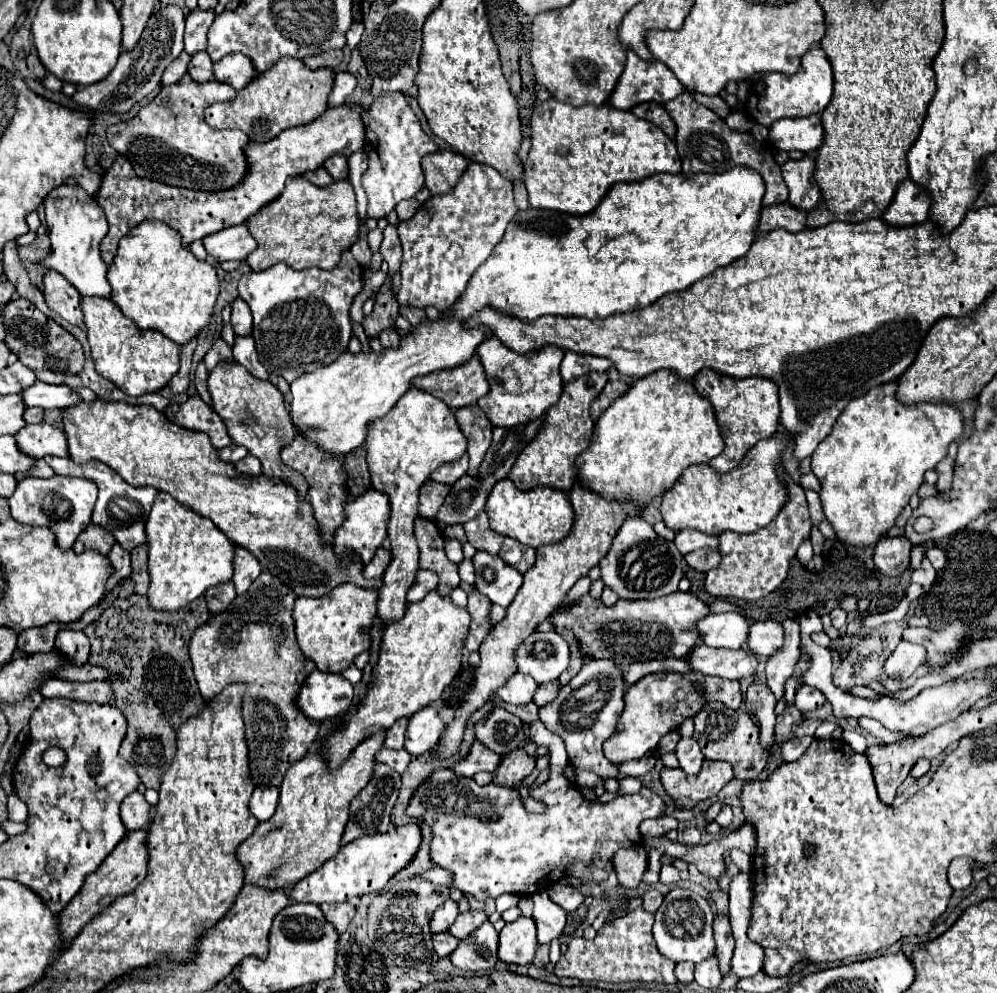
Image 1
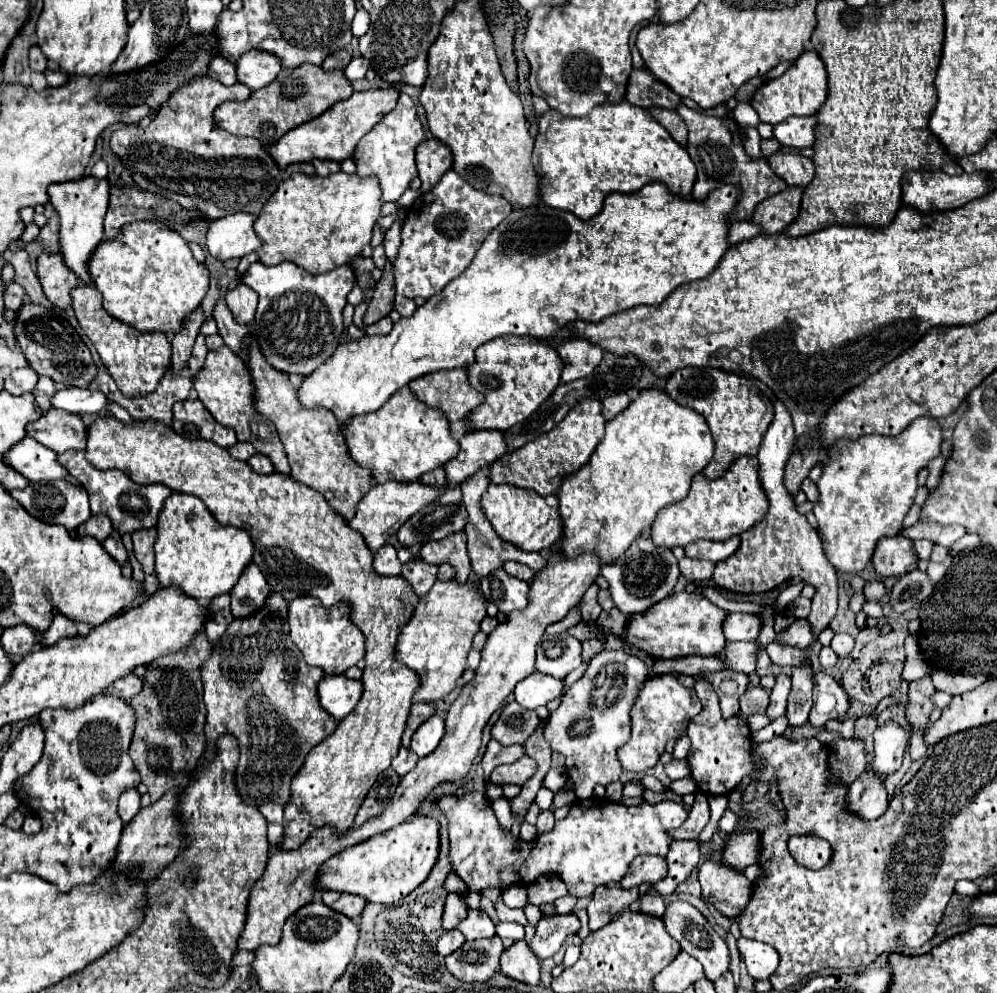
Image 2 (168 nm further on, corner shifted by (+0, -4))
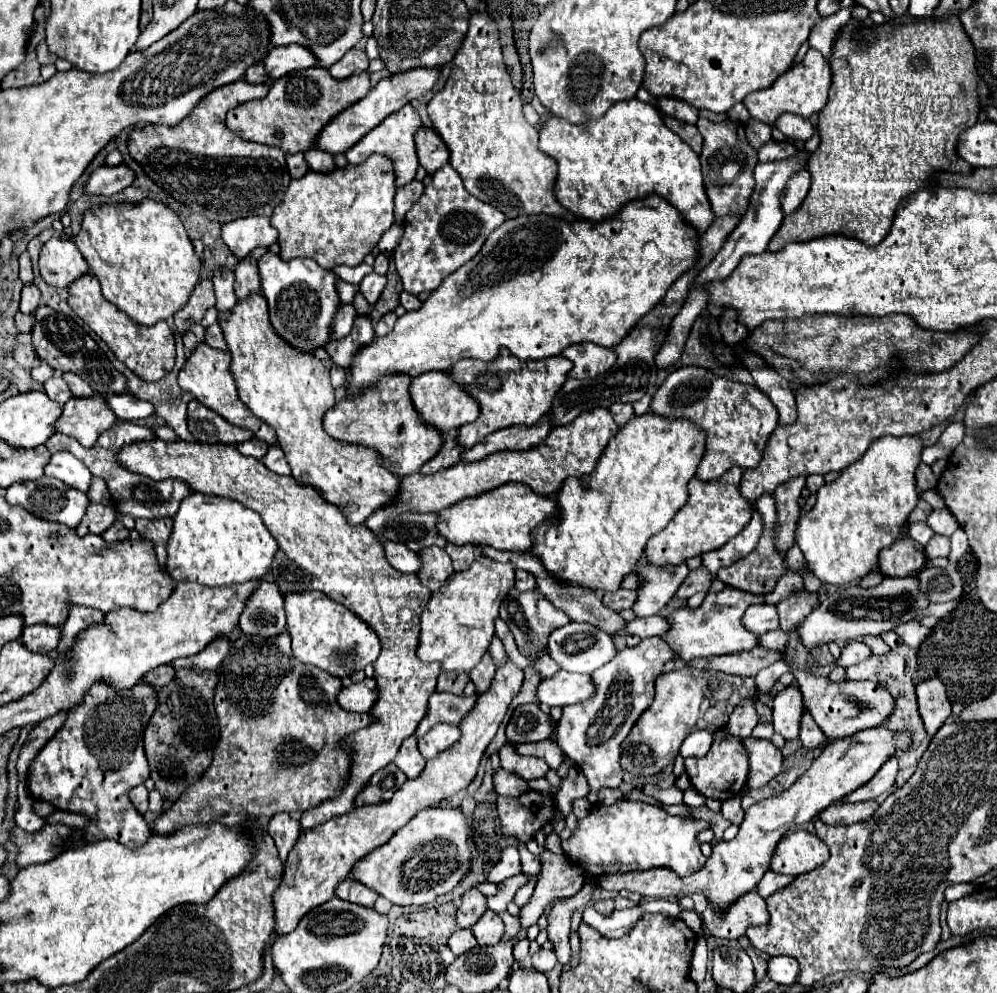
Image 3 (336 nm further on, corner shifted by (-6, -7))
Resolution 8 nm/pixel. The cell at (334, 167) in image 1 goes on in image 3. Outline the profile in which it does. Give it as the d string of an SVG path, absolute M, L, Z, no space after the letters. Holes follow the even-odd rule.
M318 148L308 150L308 152L304 152L304 158L306 158L308 166L316 172L330 172L336 168L332 154L328 154L326 150L318 150Z

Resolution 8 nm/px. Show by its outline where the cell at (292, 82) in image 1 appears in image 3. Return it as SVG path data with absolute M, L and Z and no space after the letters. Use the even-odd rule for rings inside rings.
M308 68L308 70L298 70L292 72L290 76L278 78L268 96L258 100L258 102L244 102L228 112L226 124L232 132L236 132L240 138L258 142L258 144L268 144L268 146L278 146L286 154L296 154L296 152L306 152L316 146L316 134L322 132L322 128L342 110L358 102L370 92L370 76L368 72L358 72L352 74L350 78L336 80L328 74L324 68Z

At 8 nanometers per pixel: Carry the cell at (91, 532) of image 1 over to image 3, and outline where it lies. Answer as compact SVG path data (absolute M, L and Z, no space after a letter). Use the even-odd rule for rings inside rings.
M90 502L84 518L82 518L80 524L76 526L76 534L78 534L78 536L102 534L102 532L110 526L112 520L116 520L116 516L114 516L114 510L112 510L110 506Z

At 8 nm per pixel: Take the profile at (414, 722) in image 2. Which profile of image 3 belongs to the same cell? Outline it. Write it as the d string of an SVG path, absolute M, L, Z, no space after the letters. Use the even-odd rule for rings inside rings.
M434 692L428 702L428 712L416 730L416 738L422 738L432 726L436 726L440 722L458 726L462 722L464 714L468 714L474 708L474 704L476 704L476 694L474 696L456 696L456 694L448 694L448 692Z

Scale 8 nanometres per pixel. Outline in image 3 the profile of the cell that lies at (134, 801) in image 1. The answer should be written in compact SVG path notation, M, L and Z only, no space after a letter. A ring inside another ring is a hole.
M144 784L130 790L130 800L136 806L136 810L140 810L140 814L146 814L146 810L148 810L148 790L146 790Z

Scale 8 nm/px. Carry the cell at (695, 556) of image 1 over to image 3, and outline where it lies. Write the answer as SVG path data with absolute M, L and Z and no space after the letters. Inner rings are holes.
M698 568L698 570L690 570L688 578L682 582L682 586L678 588L676 592L676 598L684 600L684 598L690 598L692 594L698 594L698 592L704 592L708 594L710 590L710 584L712 584L712 576L708 574L708 570L704 568Z

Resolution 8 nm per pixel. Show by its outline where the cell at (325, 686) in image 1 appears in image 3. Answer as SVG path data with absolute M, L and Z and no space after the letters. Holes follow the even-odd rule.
M364 678L358 684L342 688L338 694L338 702L344 710L350 712L370 712L378 698L378 686L374 678Z

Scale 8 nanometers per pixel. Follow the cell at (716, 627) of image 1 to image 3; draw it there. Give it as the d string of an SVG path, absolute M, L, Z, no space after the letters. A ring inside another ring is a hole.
M754 604L754 606L748 606L742 622L744 622L744 626L748 630L754 630L756 634L764 634L764 632L776 630L780 626L778 610L772 604Z

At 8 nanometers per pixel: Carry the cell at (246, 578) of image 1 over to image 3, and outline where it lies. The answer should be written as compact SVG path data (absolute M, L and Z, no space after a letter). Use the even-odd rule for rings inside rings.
M262 582L256 594L252 594L252 602L240 616L240 630L262 638L272 638L286 630L284 598L276 584Z

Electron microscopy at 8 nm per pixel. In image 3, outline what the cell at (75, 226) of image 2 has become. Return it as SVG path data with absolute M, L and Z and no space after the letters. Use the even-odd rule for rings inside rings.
M104 164L92 172L86 184L86 194L112 196L128 188L134 182L134 178L136 178L136 172L128 164L118 164L118 166Z

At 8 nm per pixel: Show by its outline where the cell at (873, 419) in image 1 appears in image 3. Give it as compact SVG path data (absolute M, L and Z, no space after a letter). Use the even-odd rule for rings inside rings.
M918 436L878 438L866 450L860 462L852 462L852 466L848 466L848 470L842 470L842 474L834 482L824 484L816 492L816 504L810 508L808 514L798 518L794 540L806 558L808 570L822 584L848 586L852 582L858 582L878 566L878 552L882 548L892 546L900 538L900 528L908 520L908 514L914 510L920 498L916 492L914 478L916 468L920 464L920 452L922 440Z

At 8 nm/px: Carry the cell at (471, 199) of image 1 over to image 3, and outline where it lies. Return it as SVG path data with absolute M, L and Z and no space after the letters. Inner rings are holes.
M444 164L434 172L432 180L424 188L424 194L408 210L402 224L404 234L394 250L394 262L404 290L410 294L436 290L446 276L456 272L480 252L488 234L504 220L506 218L500 210L476 200L462 186L460 174L450 164Z

